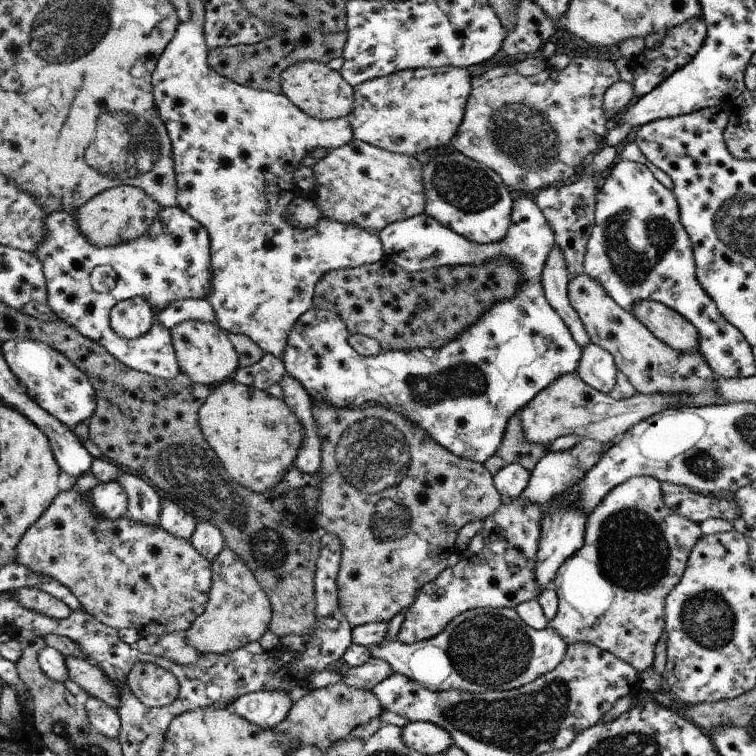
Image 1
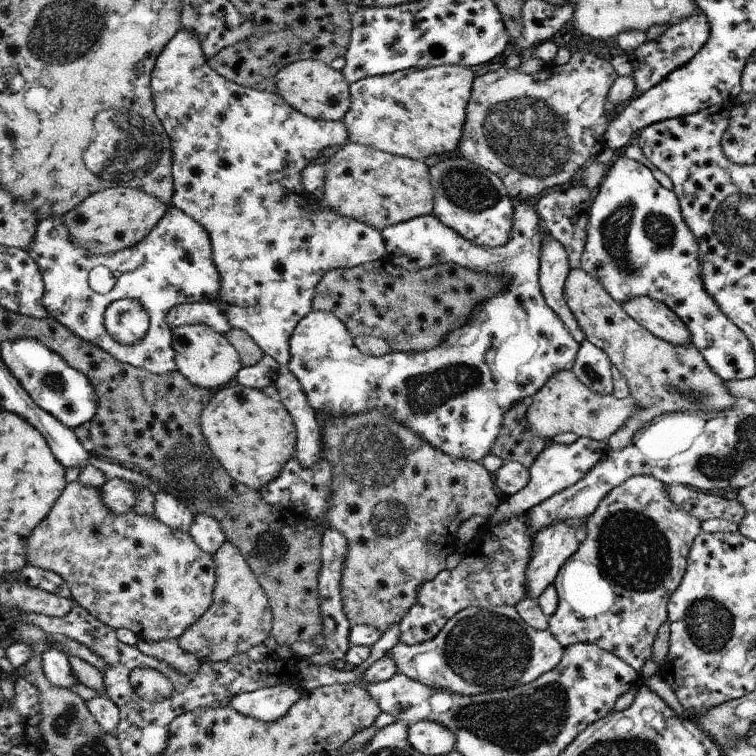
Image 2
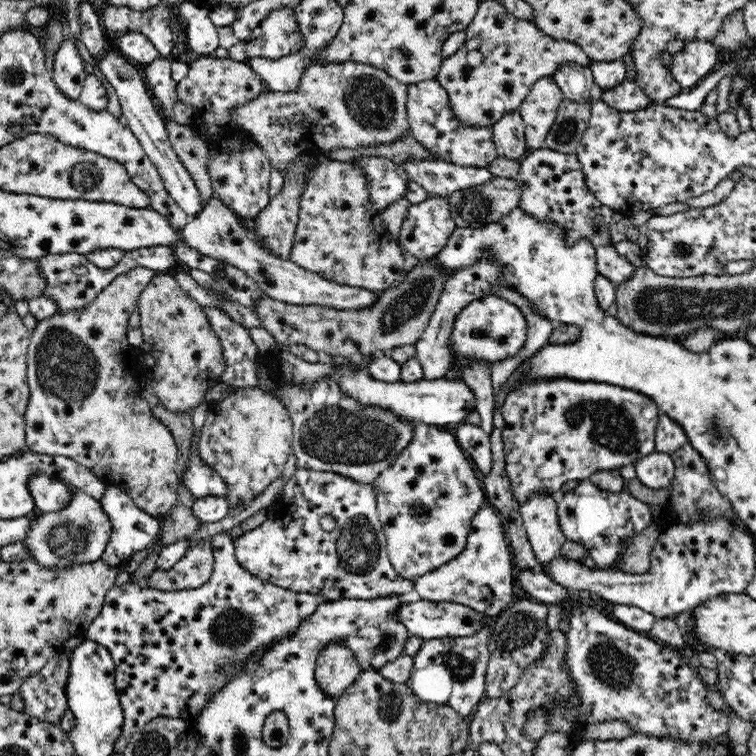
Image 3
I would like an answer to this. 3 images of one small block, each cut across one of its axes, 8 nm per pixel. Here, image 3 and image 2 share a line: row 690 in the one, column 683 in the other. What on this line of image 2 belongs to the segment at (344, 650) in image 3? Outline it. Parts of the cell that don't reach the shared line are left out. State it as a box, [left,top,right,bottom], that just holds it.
[621,295,692,345]

